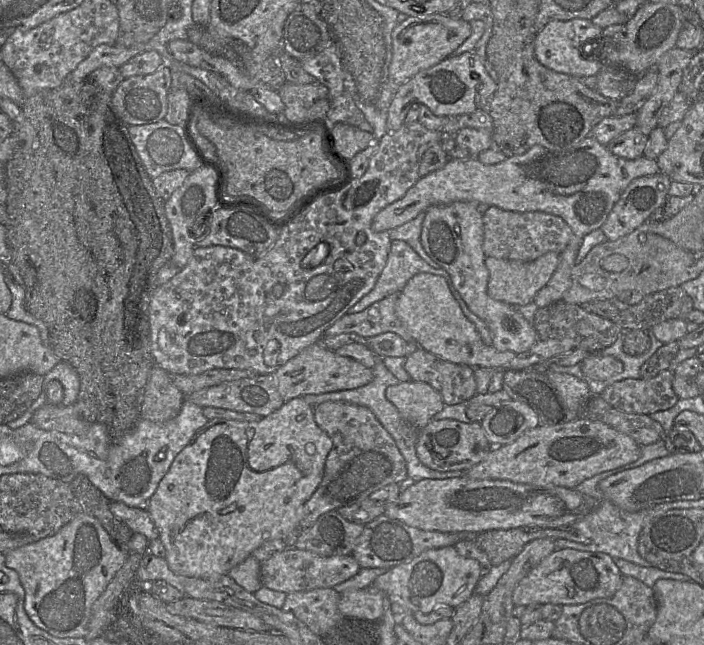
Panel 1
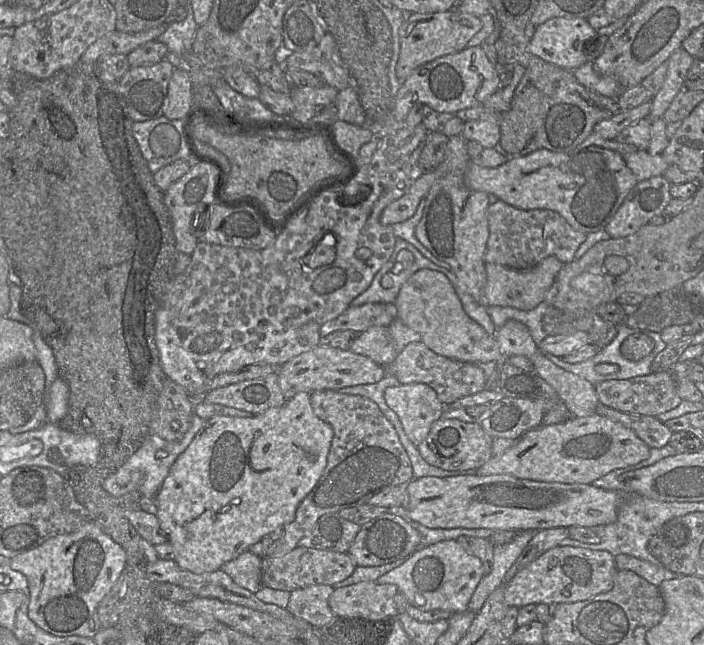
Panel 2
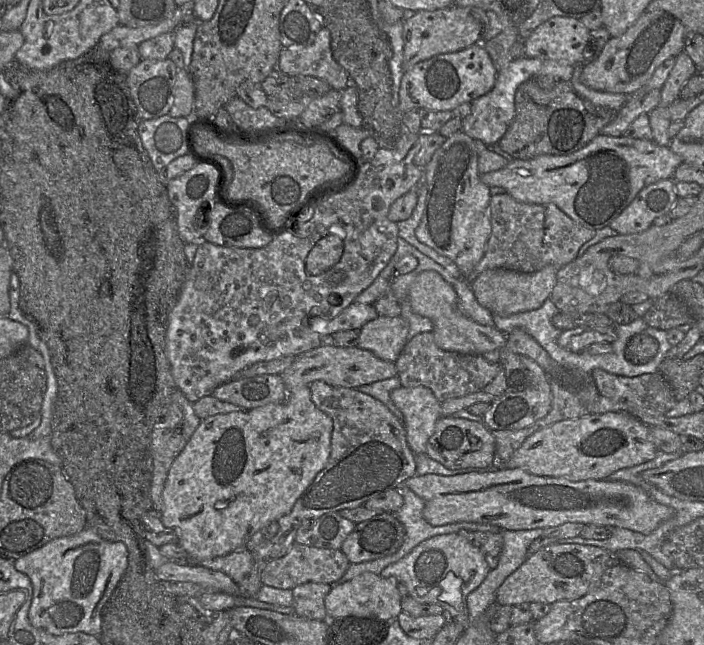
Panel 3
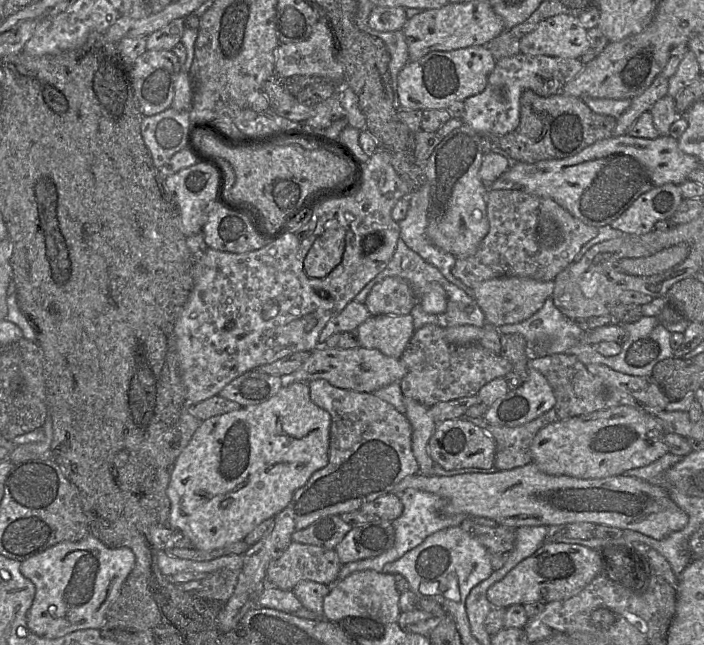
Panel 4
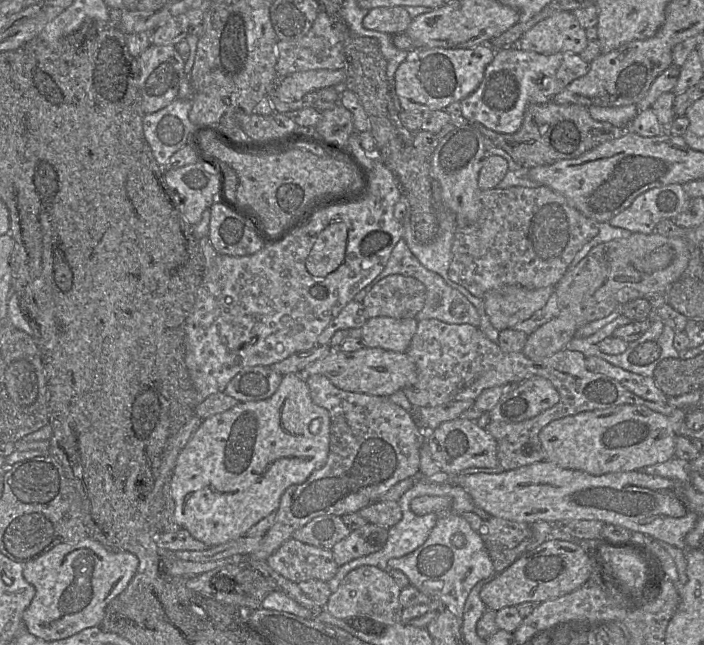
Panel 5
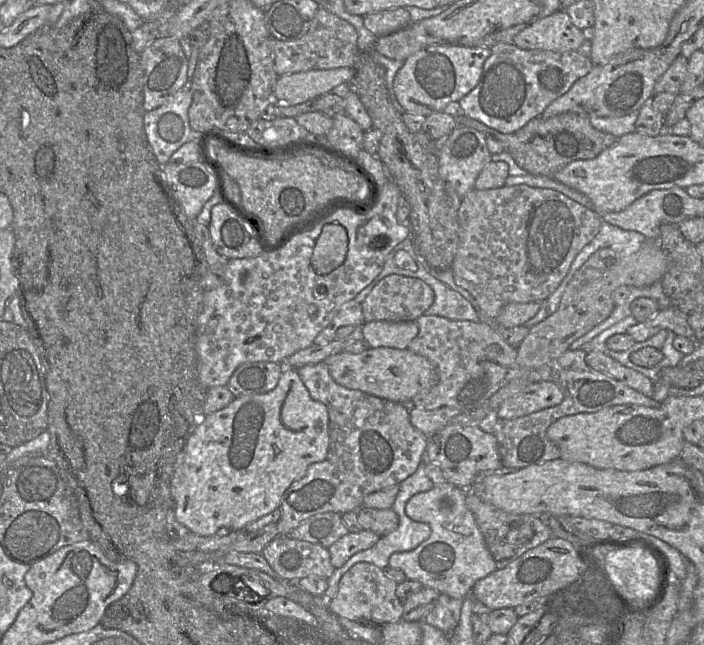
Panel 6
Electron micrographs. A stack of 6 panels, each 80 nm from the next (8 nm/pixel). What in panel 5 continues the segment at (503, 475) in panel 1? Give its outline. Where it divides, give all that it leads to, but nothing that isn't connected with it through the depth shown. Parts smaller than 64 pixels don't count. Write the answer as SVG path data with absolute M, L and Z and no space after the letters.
M638 405L581 412L552 421L539 433L545 461L595 476L666 462L675 456L676 436L670 417Z

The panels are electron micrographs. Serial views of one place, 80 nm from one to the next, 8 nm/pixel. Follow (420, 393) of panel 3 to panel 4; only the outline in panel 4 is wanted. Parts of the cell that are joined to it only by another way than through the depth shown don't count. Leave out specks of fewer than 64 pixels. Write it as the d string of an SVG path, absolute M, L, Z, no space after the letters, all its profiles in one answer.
M404 397L405 416L412 427L412 451L419 465L419 474L430 475L435 463L429 455L428 443L436 423L425 405Z

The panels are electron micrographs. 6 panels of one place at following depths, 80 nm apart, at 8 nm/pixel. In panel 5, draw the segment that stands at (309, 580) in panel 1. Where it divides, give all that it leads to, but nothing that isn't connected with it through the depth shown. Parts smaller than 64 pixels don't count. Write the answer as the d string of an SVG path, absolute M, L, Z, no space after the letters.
M294 538L284 542L266 562L274 571L297 584L311 579L328 582L339 567L331 550Z

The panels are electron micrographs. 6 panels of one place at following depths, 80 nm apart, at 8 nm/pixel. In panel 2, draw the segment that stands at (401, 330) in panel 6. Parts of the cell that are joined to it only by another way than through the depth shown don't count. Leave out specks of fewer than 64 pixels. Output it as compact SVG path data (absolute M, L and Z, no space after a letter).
M372 326L358 335L350 351L364 355L381 366L392 365L397 353L387 327Z

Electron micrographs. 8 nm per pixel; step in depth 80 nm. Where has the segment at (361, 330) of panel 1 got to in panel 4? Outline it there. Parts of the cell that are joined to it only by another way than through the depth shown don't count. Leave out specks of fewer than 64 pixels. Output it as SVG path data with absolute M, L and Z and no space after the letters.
M351 301L338 316L331 319L323 328L318 339L319 346L323 346L334 333L350 332L357 329L370 316L371 314L364 303Z

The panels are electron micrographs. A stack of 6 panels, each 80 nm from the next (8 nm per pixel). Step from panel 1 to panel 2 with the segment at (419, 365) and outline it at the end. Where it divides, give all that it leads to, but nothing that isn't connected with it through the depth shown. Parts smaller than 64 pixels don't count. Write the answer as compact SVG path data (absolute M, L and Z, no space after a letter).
M422 341L409 343L393 362L394 375L401 384L424 383L437 394L443 405L473 395L485 389L487 377L478 363L470 363L450 359L436 354Z

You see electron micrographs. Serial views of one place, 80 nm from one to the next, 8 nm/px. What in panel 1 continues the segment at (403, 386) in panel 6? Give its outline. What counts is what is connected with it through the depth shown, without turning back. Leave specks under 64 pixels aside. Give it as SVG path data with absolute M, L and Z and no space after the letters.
M317 342L278 368L274 376L278 391L286 402L309 394L323 394L364 386L372 381L373 372L353 358L340 356Z

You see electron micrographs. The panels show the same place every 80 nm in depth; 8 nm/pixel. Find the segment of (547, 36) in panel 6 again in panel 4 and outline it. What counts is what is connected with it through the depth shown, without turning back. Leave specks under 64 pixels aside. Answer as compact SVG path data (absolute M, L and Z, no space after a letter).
M566 14L543 20L532 32L520 39L520 52L527 55L580 59L588 49L587 30L580 24L578 17Z

